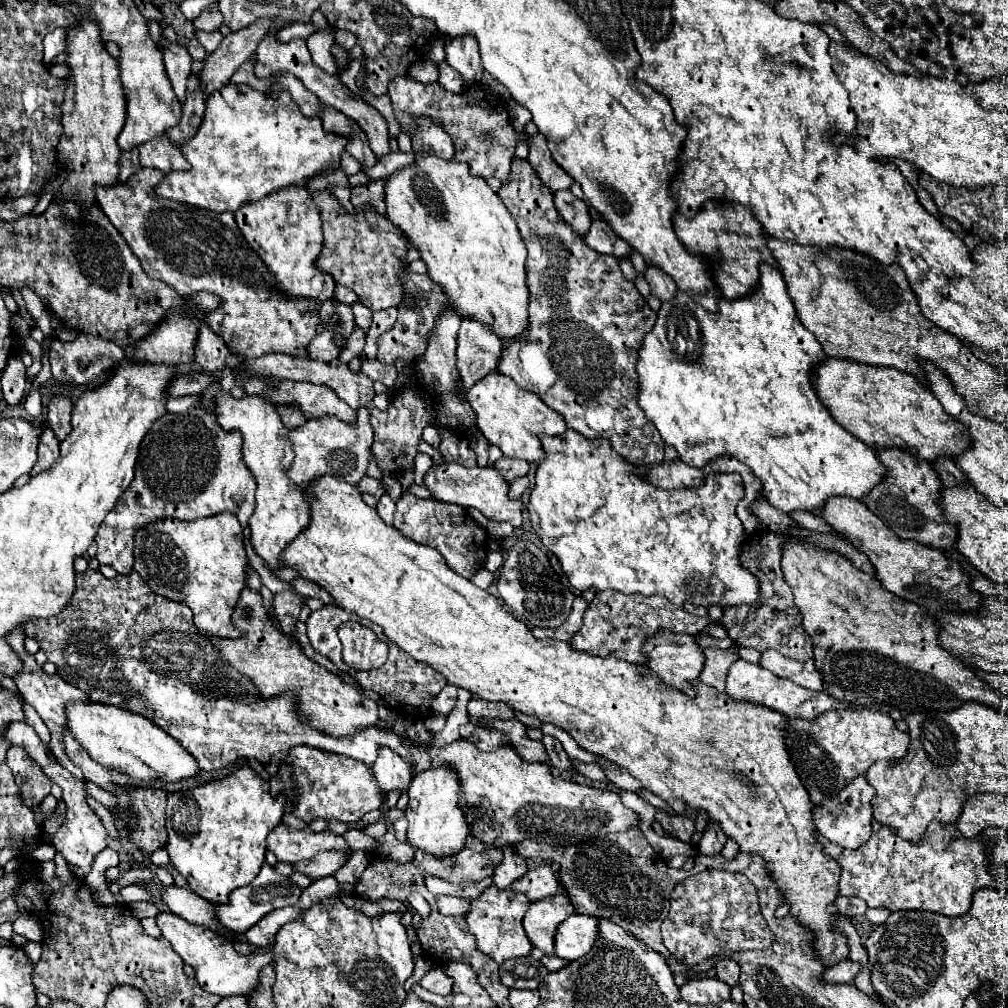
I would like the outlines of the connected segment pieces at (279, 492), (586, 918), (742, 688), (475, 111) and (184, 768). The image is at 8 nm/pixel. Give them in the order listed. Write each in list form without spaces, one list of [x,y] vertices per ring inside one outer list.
[[[220,391],[216,395],[216,417],[222,429],[232,431],[238,429],[244,437],[244,463],[252,471],[258,489],[256,489],[256,511],[250,517],[250,541],[256,553],[262,557],[269,570],[278,569],[280,565],[280,555],[284,547],[298,537],[298,533],[308,525],[308,503],[304,501],[302,493],[296,489],[296,485],[288,479],[286,471],[288,465],[292,463],[292,449],[286,439],[288,429],[280,421],[274,405],[266,401],[264,397],[248,395],[248,397],[232,397],[226,391]]]
[[[570,915],[566,921],[560,923],[556,937],[554,937],[554,949],[556,955],[574,961],[590,951],[590,947],[596,943],[598,937],[598,921],[590,915]]]
[[[738,659],[738,661],[734,661],[730,665],[728,679],[726,679],[726,693],[732,699],[738,699],[738,701],[758,703],[758,705],[770,707],[770,709],[774,709],[778,713],[796,715],[796,717],[804,717],[804,719],[814,719],[816,715],[820,715],[824,711],[830,711],[830,709],[846,709],[846,707],[850,707],[850,703],[838,701],[838,699],[830,697],[824,691],[808,691],[808,689],[804,689],[804,687],[800,687],[800,685],[796,685],[792,681],[780,679],[774,673],[768,673],[758,663],[748,663],[744,659]]]
[[[396,77],[396,81],[392,79],[390,87],[388,87],[390,99],[392,99],[392,107],[394,107],[394,115],[396,119],[402,123],[402,129],[410,137],[416,131],[412,127],[412,115],[428,115],[428,117],[436,117],[438,121],[442,121],[442,125],[446,127],[446,131],[452,135],[454,139],[454,147],[456,153],[454,157],[458,161],[468,161],[470,163],[470,171],[474,175],[480,177],[496,177],[502,183],[508,181],[508,169],[510,169],[510,157],[514,157],[514,149],[516,143],[520,139],[520,133],[516,135],[514,127],[510,125],[510,115],[506,111],[504,105],[490,105],[488,99],[484,99],[482,93],[476,93],[474,89],[466,91],[466,93],[450,93],[444,87],[440,87],[440,83],[418,83],[414,79],[408,77]]]
[[[92,699],[70,701],[66,703],[66,725],[94,761],[128,773],[138,781],[180,781],[184,777],[196,777],[200,771],[196,761],[174,737],[170,737],[164,729],[160,729],[146,717],[128,713],[128,709],[104,705]]]

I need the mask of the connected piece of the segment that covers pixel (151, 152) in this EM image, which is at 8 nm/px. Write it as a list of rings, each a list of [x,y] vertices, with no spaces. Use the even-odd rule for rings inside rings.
[[[168,135],[154,137],[140,145],[140,165],[142,167],[156,167],[160,171],[174,171],[174,169],[188,169],[188,161],[182,155],[180,147],[176,147]]]

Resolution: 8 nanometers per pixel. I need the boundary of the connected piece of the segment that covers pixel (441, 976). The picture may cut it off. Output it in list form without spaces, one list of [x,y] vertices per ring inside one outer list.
[[[432,967],[420,981],[420,985],[432,993],[438,995],[452,995],[452,979],[440,969],[440,967]]]

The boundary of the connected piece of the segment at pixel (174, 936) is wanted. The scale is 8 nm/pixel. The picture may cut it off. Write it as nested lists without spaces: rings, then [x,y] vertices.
[[[164,911],[156,917],[156,923],[164,935],[172,943],[172,949],[182,957],[184,963],[188,963],[196,971],[196,981],[200,987],[208,993],[220,995],[220,997],[230,997],[230,995],[252,995],[260,987],[260,969],[272,963],[270,953],[250,953],[250,955],[240,955],[234,949],[234,943],[224,937],[218,931],[204,929],[198,925],[192,925],[178,915]]]

